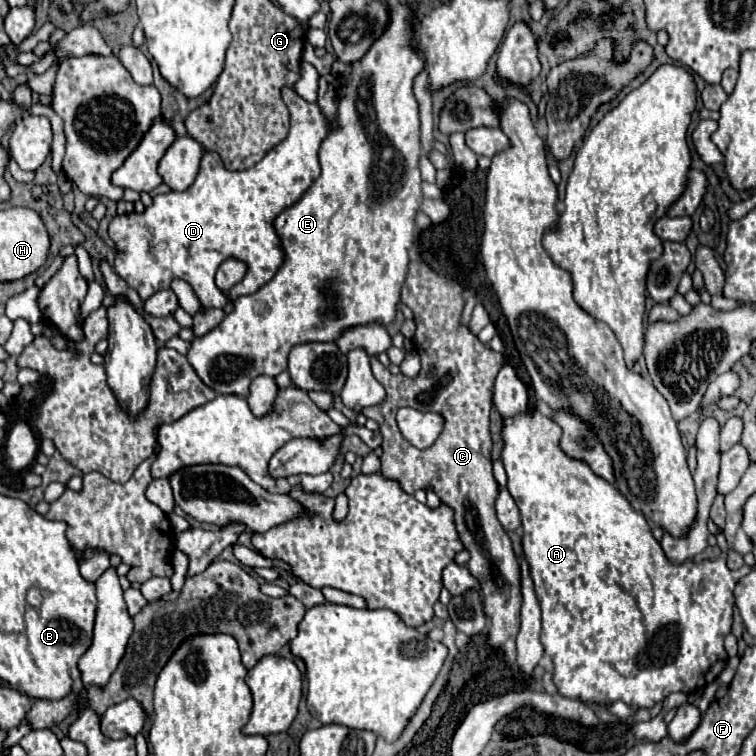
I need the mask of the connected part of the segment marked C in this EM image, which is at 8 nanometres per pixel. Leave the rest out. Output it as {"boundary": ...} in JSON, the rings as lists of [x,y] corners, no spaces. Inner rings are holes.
{"boundary":[[[411,260],[409,274],[401,290],[401,302],[407,304],[415,316],[417,330],[413,340],[417,338],[415,348],[421,356],[421,372],[415,378],[377,376],[387,392],[387,398],[373,408],[363,408],[361,414],[373,418],[383,434],[383,476],[399,480],[401,488],[409,494],[417,488],[431,488],[443,504],[453,508],[459,540],[471,554],[467,568],[481,584],[485,614],[491,618],[489,644],[499,648],[507,664],[513,664],[515,638],[521,624],[521,574],[511,540],[495,514],[499,486],[491,472],[489,436],[493,380],[501,368],[503,356],[491,352],[489,346],[479,342],[479,338],[469,332],[469,326],[461,322],[465,298],[457,276],[439,274],[425,262]],[[403,406],[421,412],[433,410],[443,416],[445,426],[431,448],[419,450],[403,438],[395,422],[395,414]]]}

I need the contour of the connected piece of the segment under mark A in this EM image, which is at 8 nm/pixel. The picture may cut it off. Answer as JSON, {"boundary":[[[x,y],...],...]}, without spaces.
{"boundary":[[[533,408],[531,412],[521,412],[521,414],[511,416],[511,418],[503,418],[501,440],[503,440],[501,462],[503,462],[505,472],[507,472],[507,490],[513,496],[513,500],[515,500],[519,512],[521,512],[523,554],[525,554],[525,560],[529,562],[531,578],[533,578],[533,584],[535,584],[535,594],[537,594],[537,600],[539,600],[541,612],[543,612],[541,642],[545,646],[545,654],[549,654],[553,658],[553,664],[555,664],[553,680],[555,680],[559,692],[565,698],[593,702],[593,704],[621,700],[629,706],[653,708],[657,702],[665,700],[671,692],[679,692],[679,690],[695,692],[695,690],[711,684],[721,674],[721,670],[725,668],[725,662],[727,662],[723,638],[731,632],[735,582],[741,576],[745,576],[752,571],[754,567],[744,564],[739,570],[729,570],[727,564],[725,564],[725,556],[721,556],[719,560],[703,560],[703,562],[685,560],[683,564],[673,564],[665,556],[661,544],[653,538],[645,516],[641,512],[635,512],[631,508],[629,500],[611,482],[597,476],[583,460],[573,460],[571,456],[565,456],[565,452],[561,452],[561,446],[559,446],[561,426],[551,416],[541,414],[537,408]]]}

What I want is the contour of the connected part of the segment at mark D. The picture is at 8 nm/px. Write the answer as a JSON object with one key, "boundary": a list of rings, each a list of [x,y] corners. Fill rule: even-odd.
{"boundary":[[[283,88],[281,94],[290,113],[288,136],[259,164],[243,172],[233,172],[221,164],[219,154],[207,152],[201,158],[197,180],[187,190],[159,194],[153,198],[153,204],[145,208],[145,212],[141,214],[131,212],[125,216],[115,216],[111,220],[109,236],[117,248],[115,270],[133,290],[137,290],[141,300],[147,300],[155,292],[169,288],[171,280],[181,278],[187,284],[191,284],[203,308],[211,308],[211,306],[223,308],[227,298],[215,286],[215,272],[221,266],[221,262],[225,262],[227,258],[237,258],[247,264],[247,274],[239,282],[239,296],[257,292],[257,288],[261,288],[275,276],[277,268],[283,262],[283,250],[279,248],[279,238],[275,236],[273,220],[285,208],[293,206],[307,192],[307,188],[311,186],[311,180],[319,176],[317,152],[321,142],[331,131],[332,122],[336,119],[336,117],[331,120],[325,118],[317,103],[308,103],[291,88]]]}

